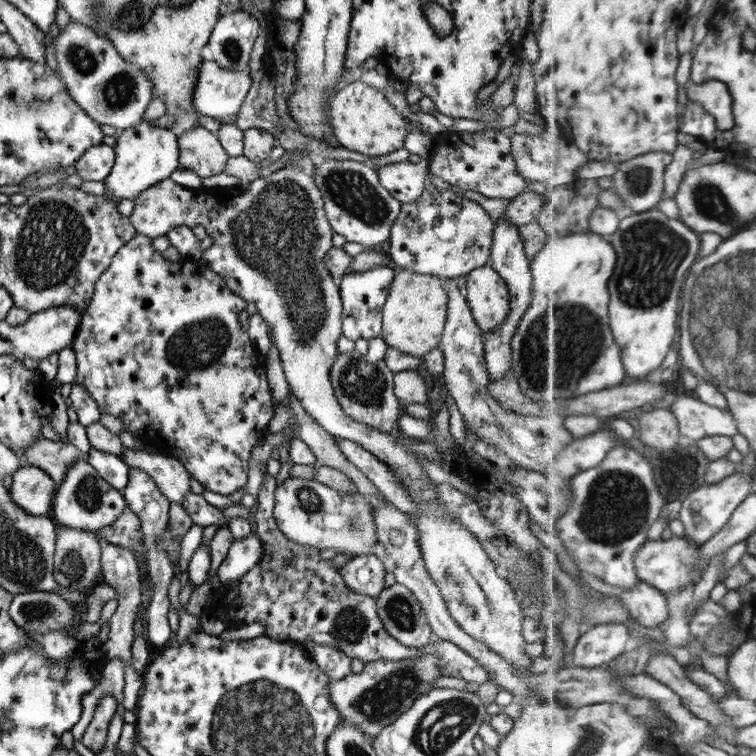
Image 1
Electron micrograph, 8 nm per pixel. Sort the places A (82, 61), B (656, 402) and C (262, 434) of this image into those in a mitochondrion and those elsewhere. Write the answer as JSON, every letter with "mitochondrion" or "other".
{"A":"mitochondrion","B":"other","C":"other"}

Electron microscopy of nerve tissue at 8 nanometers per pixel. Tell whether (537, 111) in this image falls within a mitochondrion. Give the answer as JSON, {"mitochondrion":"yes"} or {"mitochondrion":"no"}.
{"mitochondrion":"no"}

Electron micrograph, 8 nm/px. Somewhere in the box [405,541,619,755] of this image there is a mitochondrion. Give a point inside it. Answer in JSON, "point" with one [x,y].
{"point":[451,577]}

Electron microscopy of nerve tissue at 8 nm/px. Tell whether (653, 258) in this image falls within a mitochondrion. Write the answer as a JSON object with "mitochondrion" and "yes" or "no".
{"mitochondrion":"yes"}

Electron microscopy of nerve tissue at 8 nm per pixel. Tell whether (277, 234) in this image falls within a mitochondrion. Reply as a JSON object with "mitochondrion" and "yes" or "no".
{"mitochondrion":"yes"}

